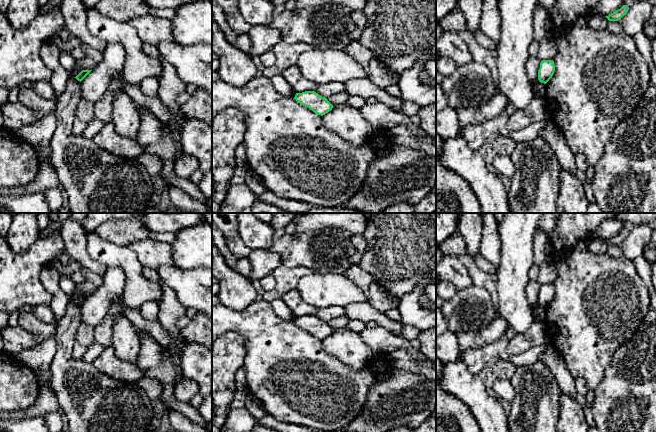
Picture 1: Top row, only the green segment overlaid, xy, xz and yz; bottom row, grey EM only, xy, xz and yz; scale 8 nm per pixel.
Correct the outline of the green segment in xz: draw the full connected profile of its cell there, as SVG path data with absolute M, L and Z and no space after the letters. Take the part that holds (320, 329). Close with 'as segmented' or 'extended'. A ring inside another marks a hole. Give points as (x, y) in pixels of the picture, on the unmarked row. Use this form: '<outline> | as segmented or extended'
M305 315L302 317L296 317L294 323L301 329L309 332L318 339L325 339L332 334L333 329L315 315Z | as segmented

